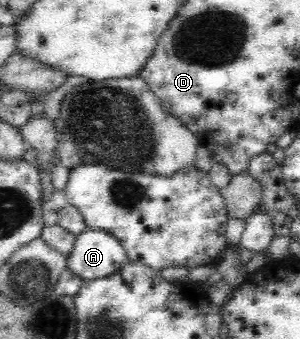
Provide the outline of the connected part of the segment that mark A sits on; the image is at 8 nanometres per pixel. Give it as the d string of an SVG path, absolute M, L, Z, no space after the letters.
M89 228L76 236L73 250L66 257L67 269L83 281L113 275L126 259L121 242L108 232Z

